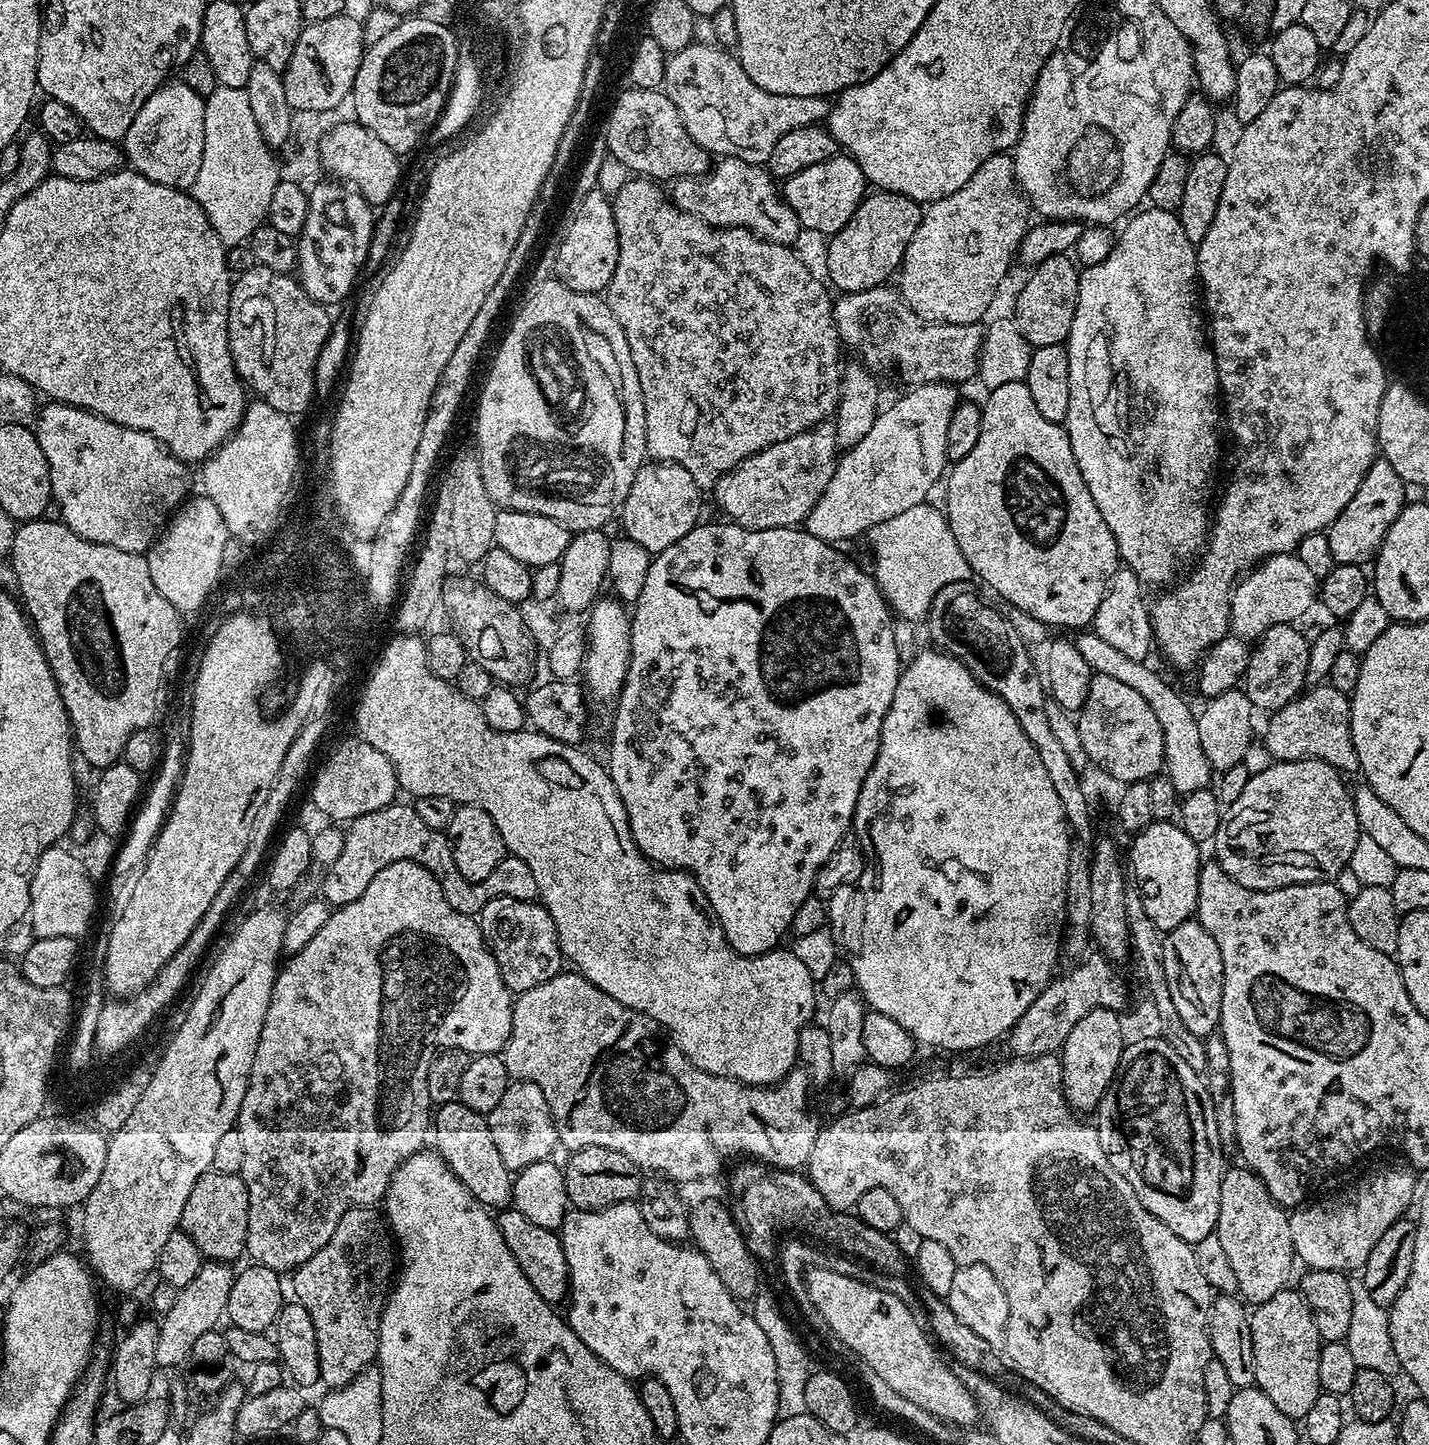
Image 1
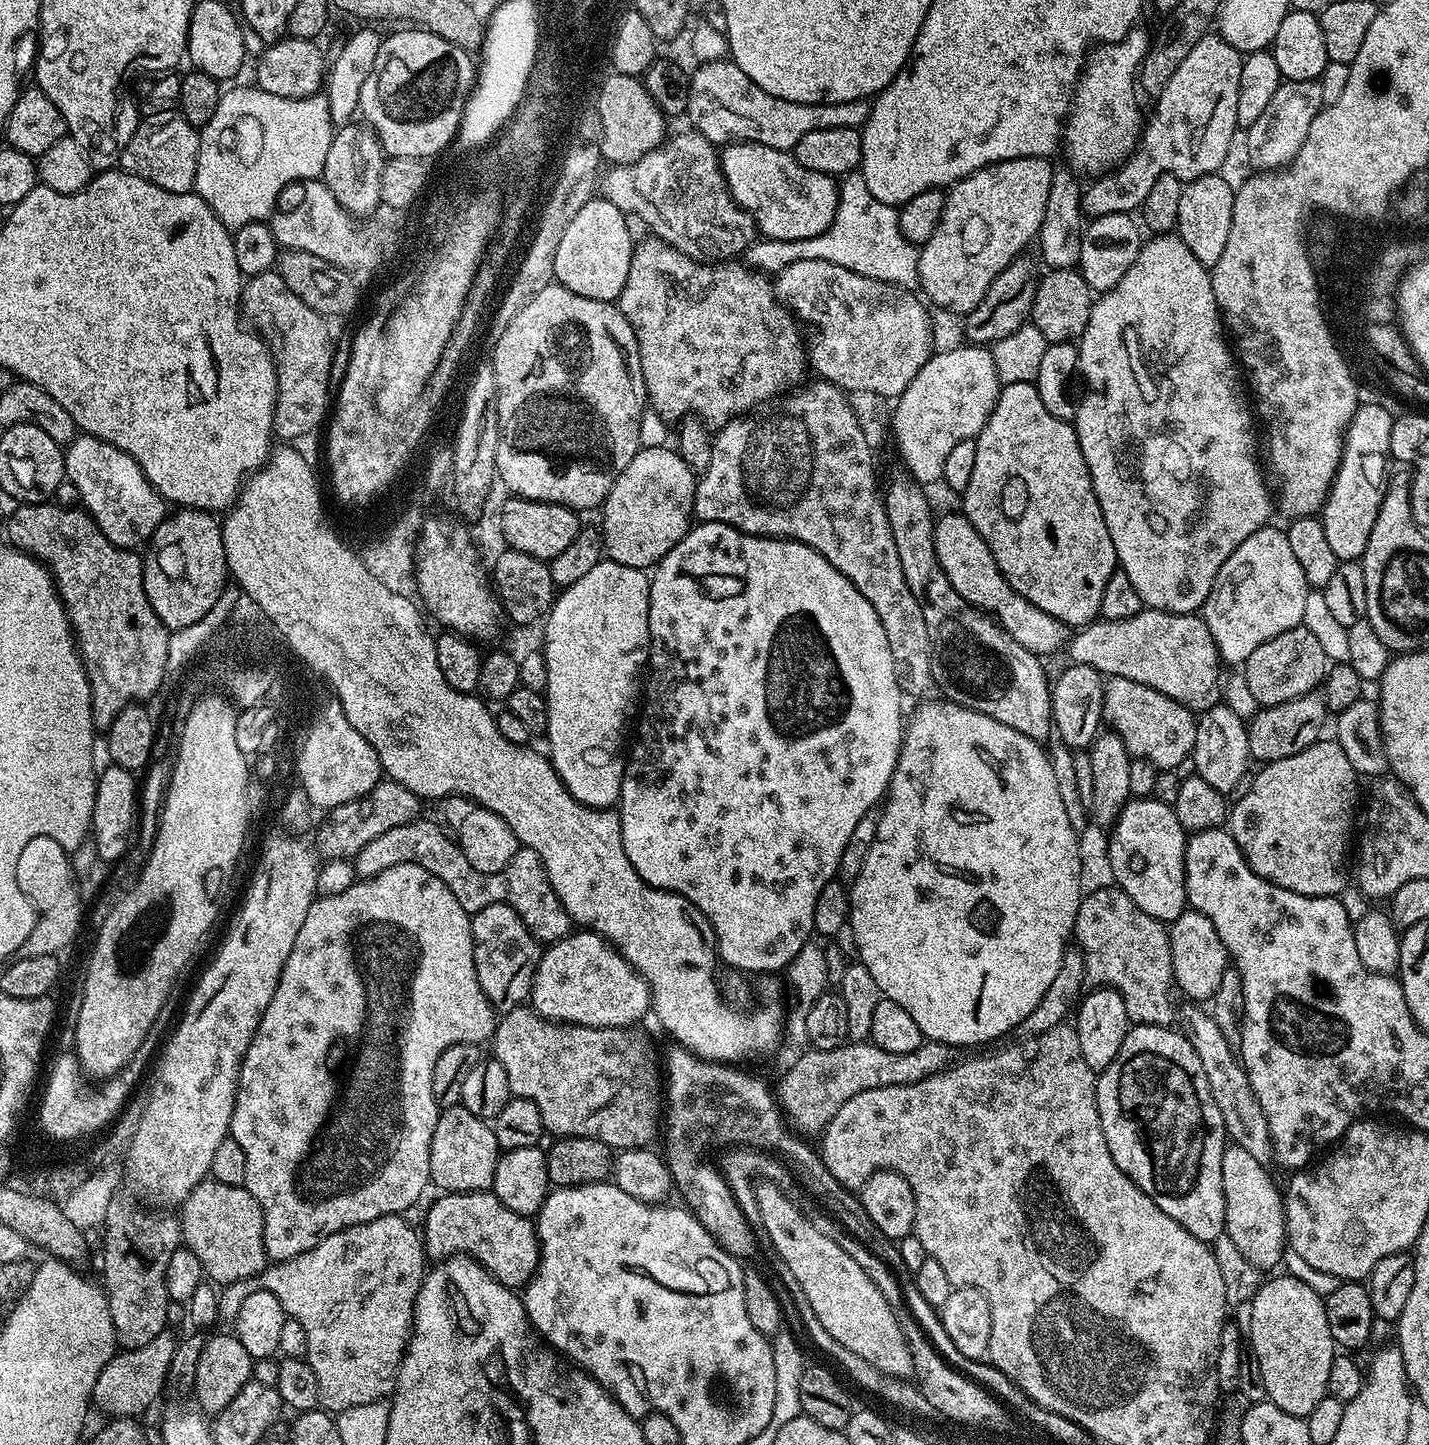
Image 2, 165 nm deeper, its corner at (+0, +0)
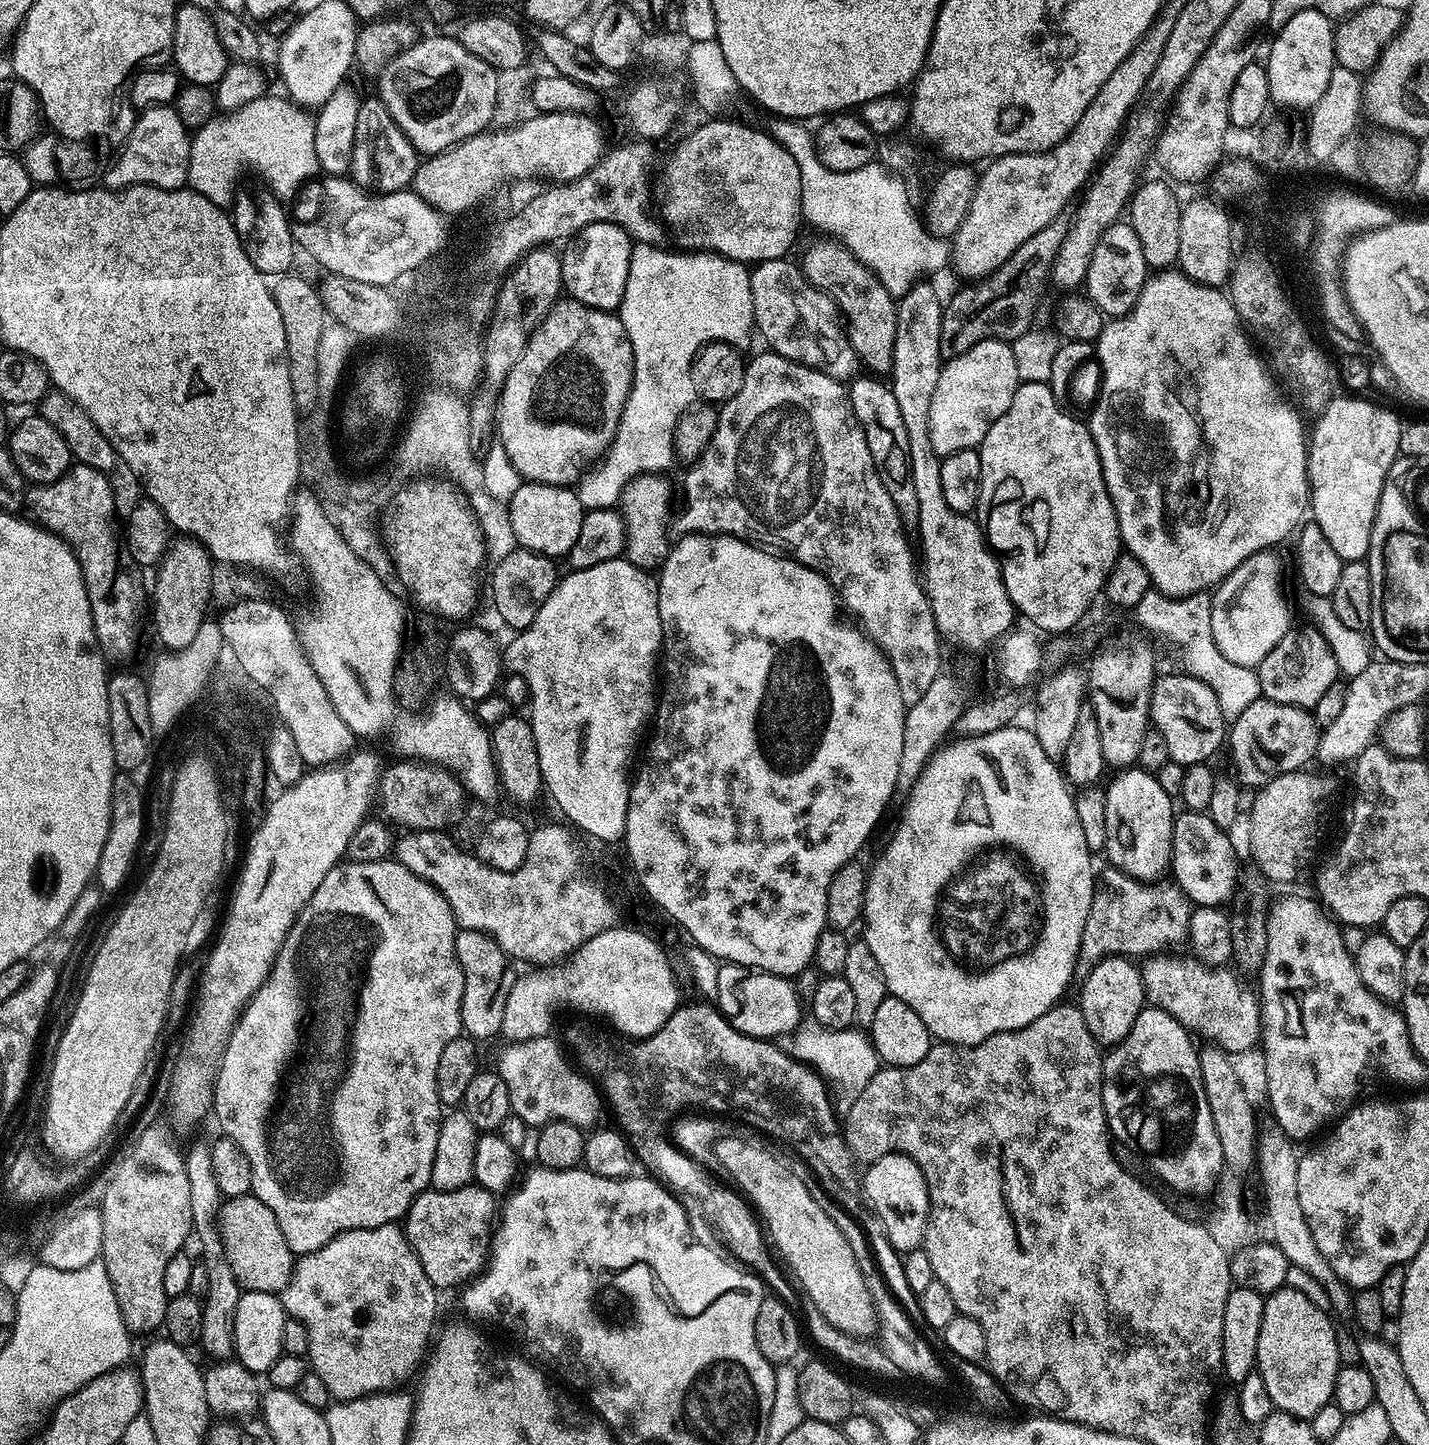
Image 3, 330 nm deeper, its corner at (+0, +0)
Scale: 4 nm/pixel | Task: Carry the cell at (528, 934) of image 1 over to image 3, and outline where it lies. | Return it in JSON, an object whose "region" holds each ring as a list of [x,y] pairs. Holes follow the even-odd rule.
{"region":[[[460,928],[456,933],[456,958],[462,968],[464,993],[460,1006],[460,1022],[463,1031],[477,1042],[488,1040],[499,1033],[502,1010],[508,997],[508,964],[510,958],[498,946],[498,942],[485,932]]]}

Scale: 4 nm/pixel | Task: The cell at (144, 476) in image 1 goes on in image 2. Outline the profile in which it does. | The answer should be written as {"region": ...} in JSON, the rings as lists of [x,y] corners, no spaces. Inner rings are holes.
{"region":[[[87,434],[77,435],[76,439],[64,448],[64,475],[67,483],[69,485],[72,483],[76,487],[76,492],[80,495],[81,500],[79,503],[83,509],[117,548],[132,550],[137,547],[135,544],[142,543],[143,545],[151,540],[156,528],[166,519],[164,497],[152,487],[146,474],[140,468],[140,464],[134,462],[132,455],[129,452],[118,450],[118,446],[114,446],[110,442]]]}

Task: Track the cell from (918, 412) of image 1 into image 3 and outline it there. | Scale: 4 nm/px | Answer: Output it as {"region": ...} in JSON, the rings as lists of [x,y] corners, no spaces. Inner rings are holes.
{"region":[[[986,340],[978,342],[961,356],[947,361],[940,369],[938,387],[934,389],[934,399],[930,402],[930,442],[934,442],[936,455],[943,458],[967,448],[979,449],[986,438],[990,426],[1006,414],[1017,388],[1021,385],[1014,350],[1007,340]]]}

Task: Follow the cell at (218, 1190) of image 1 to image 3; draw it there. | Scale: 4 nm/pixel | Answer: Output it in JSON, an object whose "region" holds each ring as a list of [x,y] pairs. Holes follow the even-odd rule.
{"region":[[[251,1194],[225,1199],[220,1205],[220,1233],[230,1270],[234,1270],[234,1278],[243,1291],[283,1293],[294,1275],[294,1254],[266,1202]]]}

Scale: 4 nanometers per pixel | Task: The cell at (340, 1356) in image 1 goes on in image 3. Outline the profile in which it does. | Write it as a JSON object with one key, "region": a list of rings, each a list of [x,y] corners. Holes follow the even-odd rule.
{"region":[[[395,1223],[343,1232],[330,1242],[326,1242],[326,1246],[307,1253],[306,1260],[308,1260],[308,1296],[304,1296],[304,1284],[300,1281],[300,1276],[294,1274],[288,1285],[284,1287],[282,1303],[285,1313],[291,1319],[301,1320],[306,1326],[308,1331],[308,1355],[306,1359],[311,1371],[316,1372],[318,1378],[322,1378],[322,1382],[326,1382],[329,1397],[336,1402],[357,1400],[363,1396],[371,1396],[374,1392],[390,1390],[399,1385],[396,1383],[402,1381],[413,1370],[420,1358],[422,1360],[425,1357],[426,1349],[429,1347],[428,1339],[432,1336],[432,1323],[436,1320],[436,1296],[438,1296],[438,1289],[430,1282],[430,1278],[426,1278],[426,1270],[422,1270],[422,1264],[418,1262],[418,1254],[414,1254],[410,1242],[404,1237],[403,1227],[399,1223]]]}

